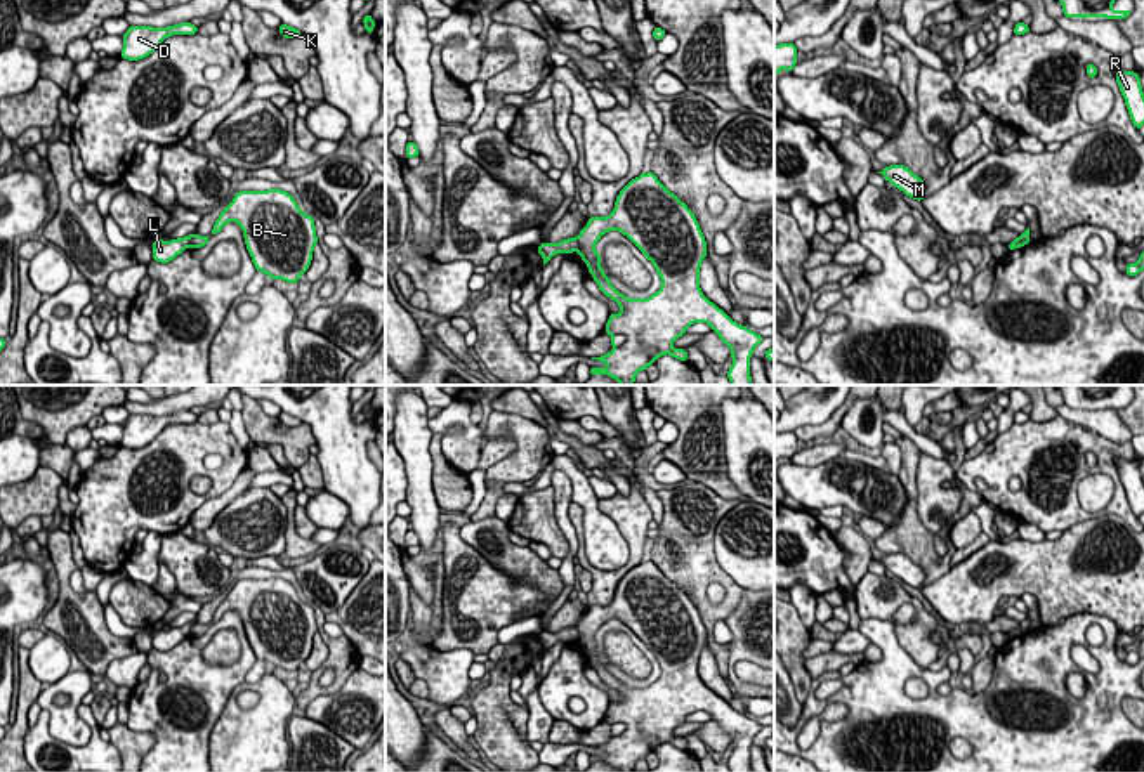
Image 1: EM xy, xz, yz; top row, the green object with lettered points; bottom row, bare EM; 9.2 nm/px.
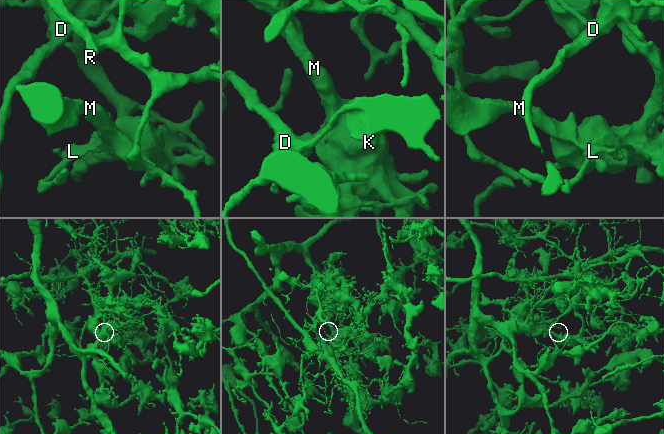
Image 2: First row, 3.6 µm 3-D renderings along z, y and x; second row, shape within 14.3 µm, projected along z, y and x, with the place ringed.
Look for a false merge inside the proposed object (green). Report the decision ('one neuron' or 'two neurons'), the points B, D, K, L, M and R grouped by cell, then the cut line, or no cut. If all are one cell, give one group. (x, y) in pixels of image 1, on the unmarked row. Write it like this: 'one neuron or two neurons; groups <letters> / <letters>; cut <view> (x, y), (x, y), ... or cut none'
two neurons; groups B K M / D L R; cut xz (575, 627), (578, 639)

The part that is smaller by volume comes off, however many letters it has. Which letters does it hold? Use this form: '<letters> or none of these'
D, L, R

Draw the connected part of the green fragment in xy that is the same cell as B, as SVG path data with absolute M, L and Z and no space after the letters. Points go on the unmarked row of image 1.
M281 578L240 579L233 590L220 600L212 623L222 619L227 611L238 611L247 638L257 659L266 661L269 668L297 671L311 654L314 635L318 633L312 604L306 604L292 583Z

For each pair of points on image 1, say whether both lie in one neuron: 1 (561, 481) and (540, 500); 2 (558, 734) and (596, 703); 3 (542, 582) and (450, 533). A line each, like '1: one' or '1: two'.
1: two
2: two
3: two

